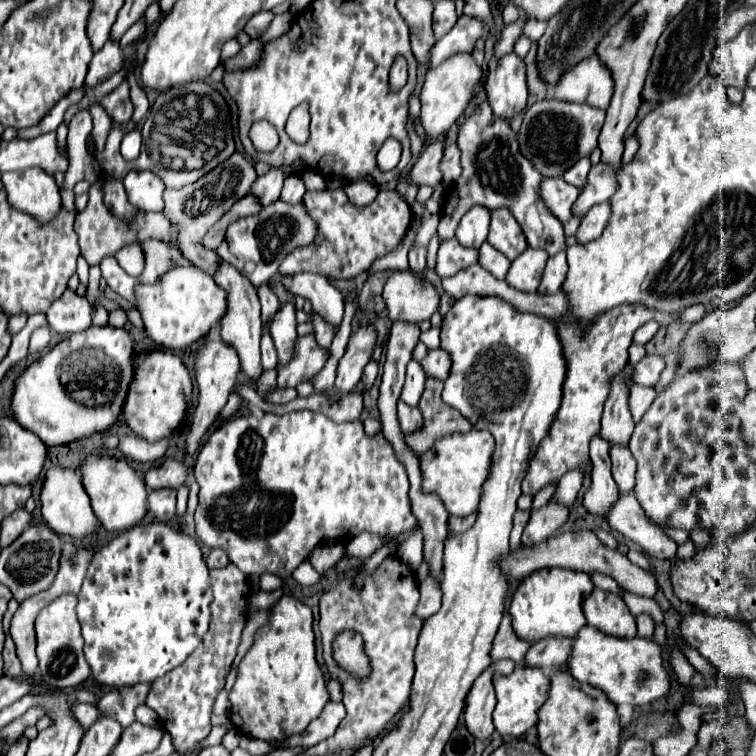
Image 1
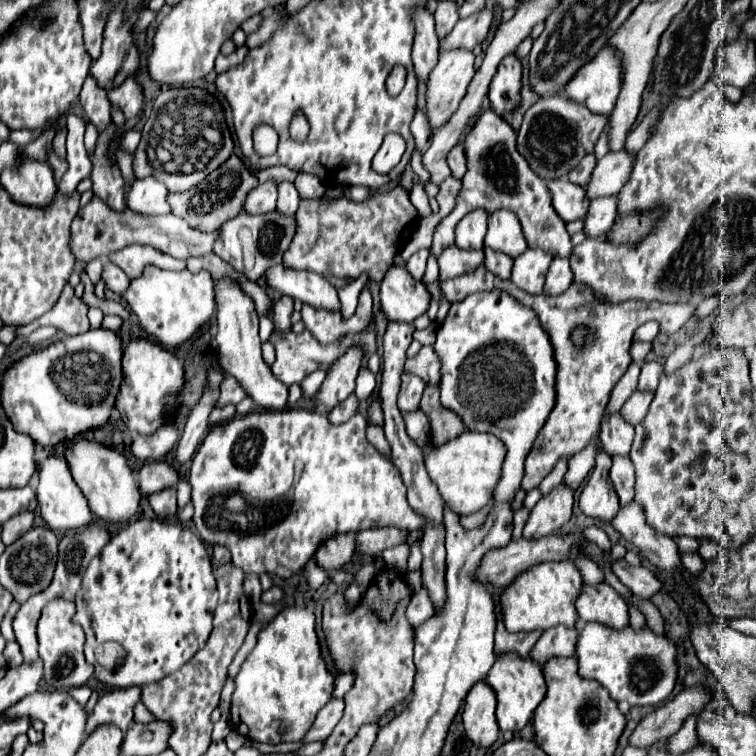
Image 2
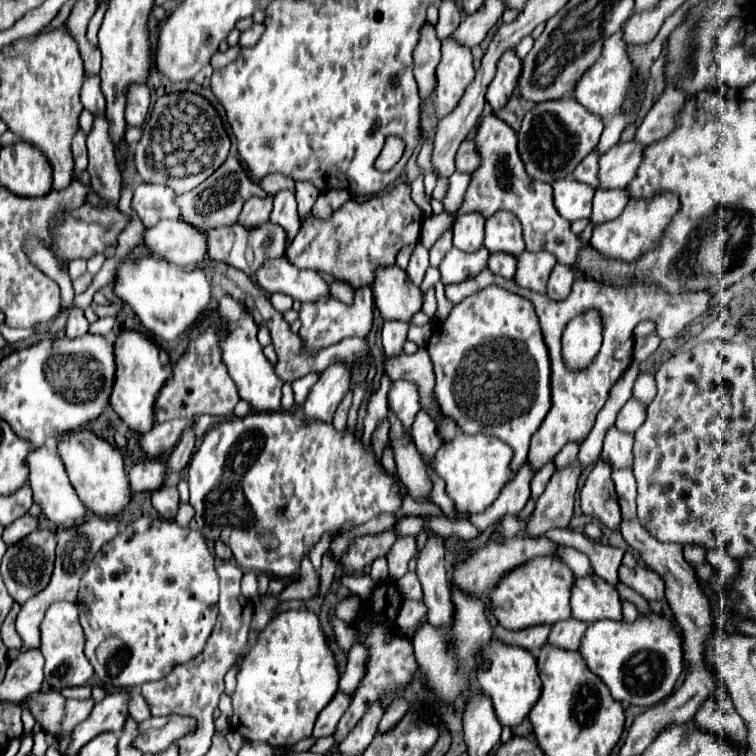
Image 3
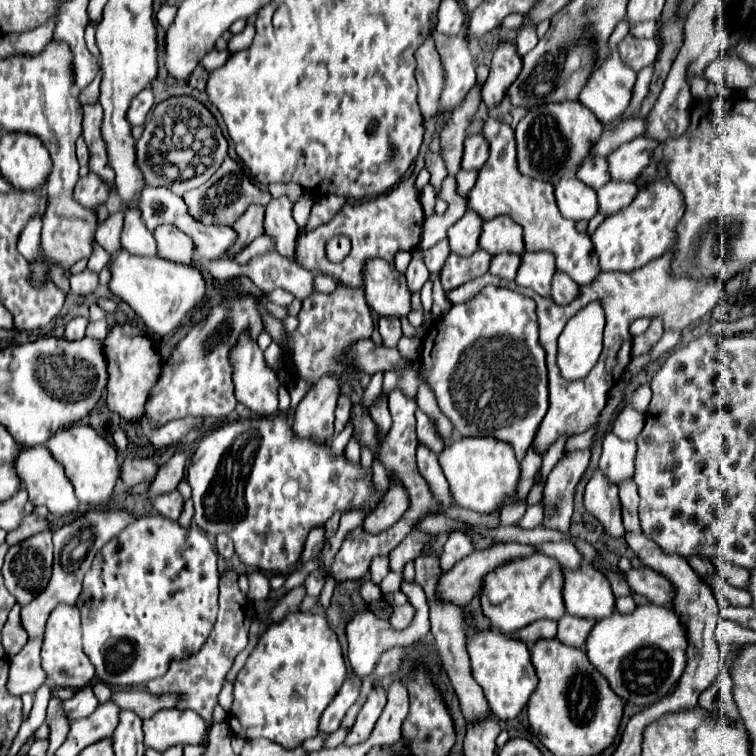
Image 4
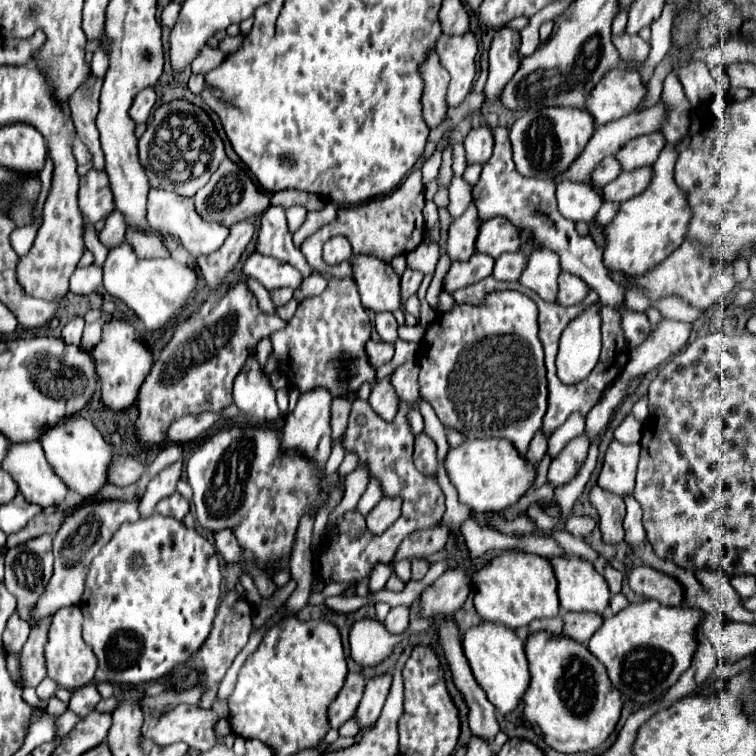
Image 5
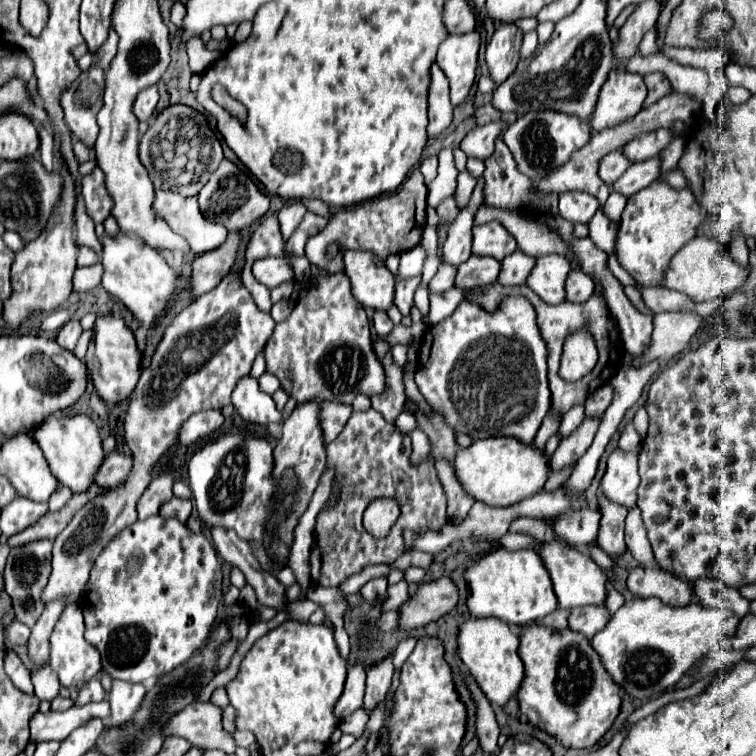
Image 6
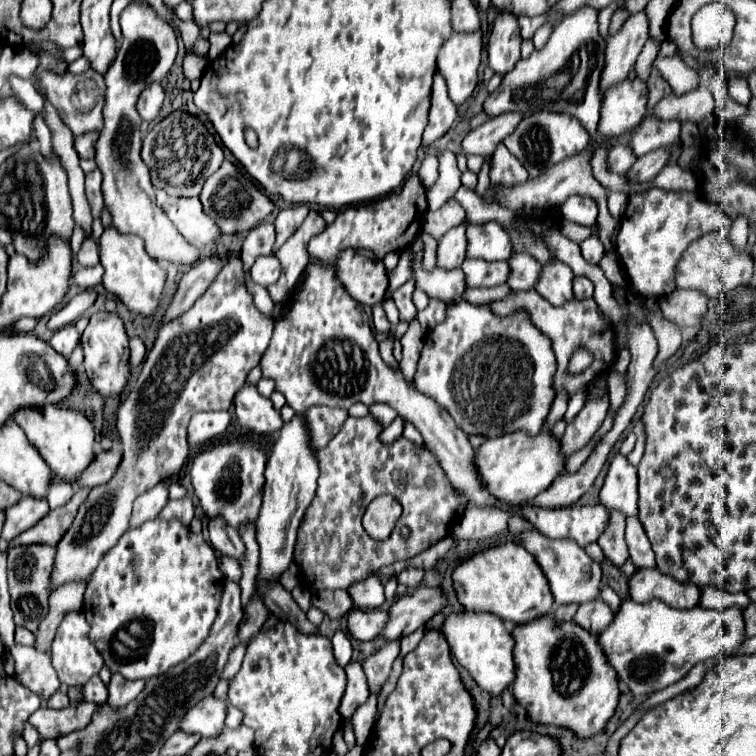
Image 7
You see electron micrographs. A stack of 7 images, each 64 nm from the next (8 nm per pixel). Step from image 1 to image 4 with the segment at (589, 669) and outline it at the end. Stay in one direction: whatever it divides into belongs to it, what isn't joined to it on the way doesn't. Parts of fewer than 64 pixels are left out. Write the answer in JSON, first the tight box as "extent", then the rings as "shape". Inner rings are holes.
{"extent":[584,602,688,706],"shape":[[[652,602],[636,606],[632,614],[614,612],[612,616],[608,616],[604,620],[598,620],[594,630],[590,632],[590,636],[586,640],[586,646],[584,646],[590,662],[608,678],[610,688],[625,703],[630,700],[638,706],[654,704],[656,700],[664,698],[674,688],[674,684],[678,682],[678,678],[684,672],[686,648],[688,648],[688,638],[684,634],[684,624],[680,624],[680,616],[676,616],[676,612],[672,608],[656,606]]]}

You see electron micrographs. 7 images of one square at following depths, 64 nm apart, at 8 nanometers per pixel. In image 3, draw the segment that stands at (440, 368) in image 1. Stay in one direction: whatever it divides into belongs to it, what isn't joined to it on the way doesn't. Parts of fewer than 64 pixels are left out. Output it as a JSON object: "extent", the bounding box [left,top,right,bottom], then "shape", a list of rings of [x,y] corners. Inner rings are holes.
{"extent":[384,346,444,424],"shape":[[[422,346],[416,354],[400,354],[400,356],[388,356],[384,358],[384,372],[390,374],[402,374],[404,380],[412,380],[420,388],[420,406],[426,410],[438,424],[444,420],[444,414],[440,406],[434,400],[434,372],[432,362]]]}

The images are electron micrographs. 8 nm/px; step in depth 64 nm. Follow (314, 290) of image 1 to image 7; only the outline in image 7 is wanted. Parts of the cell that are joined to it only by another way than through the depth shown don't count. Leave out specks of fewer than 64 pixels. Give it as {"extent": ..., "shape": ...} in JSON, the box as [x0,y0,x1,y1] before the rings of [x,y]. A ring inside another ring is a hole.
{"extent":[250,256,280,286],"shape":[[[260,256],[256,258],[254,266],[250,268],[250,276],[252,282],[260,284],[260,286],[270,286],[278,280],[280,276],[280,262],[276,256]]]}

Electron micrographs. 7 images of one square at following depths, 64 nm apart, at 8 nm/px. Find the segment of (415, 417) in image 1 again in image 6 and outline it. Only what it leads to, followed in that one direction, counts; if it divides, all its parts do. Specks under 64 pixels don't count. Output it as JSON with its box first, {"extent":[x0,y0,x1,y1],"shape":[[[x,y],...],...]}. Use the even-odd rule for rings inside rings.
{"extent":[394,412,416,432],"shape":[[[402,412],[396,420],[394,420],[394,428],[398,430],[398,432],[410,432],[410,430],[414,430],[416,428],[416,418],[412,416],[412,414],[408,414],[408,412]]]}

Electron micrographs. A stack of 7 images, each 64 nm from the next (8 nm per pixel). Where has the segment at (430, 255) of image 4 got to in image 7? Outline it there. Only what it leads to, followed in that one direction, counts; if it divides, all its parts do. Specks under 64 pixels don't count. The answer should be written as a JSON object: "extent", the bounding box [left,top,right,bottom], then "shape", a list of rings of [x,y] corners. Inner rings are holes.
{"extent":[388,252,412,294],"shape":[[[402,252],[398,266],[388,272],[388,292],[392,294],[396,288],[400,288],[404,282],[408,282],[410,276],[412,276],[412,272],[410,272],[410,254]]]}

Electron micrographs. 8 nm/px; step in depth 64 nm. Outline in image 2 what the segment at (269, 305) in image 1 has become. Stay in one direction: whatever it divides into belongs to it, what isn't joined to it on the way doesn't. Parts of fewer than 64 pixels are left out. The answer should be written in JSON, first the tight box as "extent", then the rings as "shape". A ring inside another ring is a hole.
{"extent":[259,316,274,342],"shape":[[[264,316],[259,320],[259,336],[262,342],[269,340],[274,325],[272,316]]]}

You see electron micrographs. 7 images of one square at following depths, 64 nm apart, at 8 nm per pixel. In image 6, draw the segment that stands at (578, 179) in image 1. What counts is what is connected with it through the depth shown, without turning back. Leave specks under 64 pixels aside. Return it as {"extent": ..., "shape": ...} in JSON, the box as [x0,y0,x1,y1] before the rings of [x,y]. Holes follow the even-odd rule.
{"extent":[598,148,632,186],"shape":[[[618,148],[616,152],[610,152],[608,156],[604,156],[604,160],[600,160],[598,176],[610,186],[610,184],[614,184],[614,182],[626,172],[626,168],[628,168],[630,164],[632,164],[632,162],[624,156],[622,148]]]}

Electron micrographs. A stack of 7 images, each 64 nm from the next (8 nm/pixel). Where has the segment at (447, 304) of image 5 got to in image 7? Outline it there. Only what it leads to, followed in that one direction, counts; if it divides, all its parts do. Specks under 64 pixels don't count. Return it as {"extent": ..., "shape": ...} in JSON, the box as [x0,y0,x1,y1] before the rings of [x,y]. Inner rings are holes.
{"extent":[418,284,511,332],"shape":[[[507,284],[493,288],[468,288],[464,293],[464,298],[472,304],[485,304],[505,298],[511,288]],[[430,300],[428,308],[418,312],[418,322],[424,332],[430,332],[436,324],[440,324],[446,316],[446,304],[440,300]]]}

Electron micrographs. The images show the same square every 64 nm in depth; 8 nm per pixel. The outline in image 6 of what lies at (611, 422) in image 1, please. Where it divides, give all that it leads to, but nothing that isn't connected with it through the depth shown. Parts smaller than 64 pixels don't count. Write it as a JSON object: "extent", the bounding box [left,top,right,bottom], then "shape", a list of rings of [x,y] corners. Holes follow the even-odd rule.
{"extent":[600,448,638,510],"shape":[[[616,448],[608,458],[606,474],[600,482],[600,490],[608,500],[614,500],[628,510],[636,506],[638,488],[638,458],[636,452],[622,452]]]}

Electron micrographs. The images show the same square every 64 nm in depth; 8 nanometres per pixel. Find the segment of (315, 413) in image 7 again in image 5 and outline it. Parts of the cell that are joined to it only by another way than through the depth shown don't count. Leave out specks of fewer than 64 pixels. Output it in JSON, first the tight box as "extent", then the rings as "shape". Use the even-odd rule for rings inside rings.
{"extent":[332,398,352,440],"shape":[[[334,398],[332,400],[332,440],[340,438],[344,434],[350,410],[352,410],[350,400],[346,400],[346,398]]]}

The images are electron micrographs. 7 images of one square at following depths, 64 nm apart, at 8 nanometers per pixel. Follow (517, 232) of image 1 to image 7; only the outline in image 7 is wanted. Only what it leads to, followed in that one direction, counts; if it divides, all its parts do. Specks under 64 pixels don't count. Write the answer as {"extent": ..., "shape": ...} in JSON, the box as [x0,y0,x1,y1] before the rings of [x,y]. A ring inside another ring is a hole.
{"extent":[468,222,512,262],"shape":[[[498,222],[486,224],[468,224],[468,258],[482,258],[488,262],[508,260],[512,254],[512,244],[508,234]]]}

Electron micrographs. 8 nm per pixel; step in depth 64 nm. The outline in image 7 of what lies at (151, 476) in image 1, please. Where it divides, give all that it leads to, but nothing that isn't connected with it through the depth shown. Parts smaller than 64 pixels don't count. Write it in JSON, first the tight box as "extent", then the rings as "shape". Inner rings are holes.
{"extent":[72,446,122,488],"shape":[[[114,446],[112,450],[96,452],[96,460],[92,460],[92,464],[80,474],[80,480],[76,480],[76,484],[72,486],[74,488],[94,488],[94,486],[106,484],[116,472],[120,458],[122,458],[120,446]]]}

